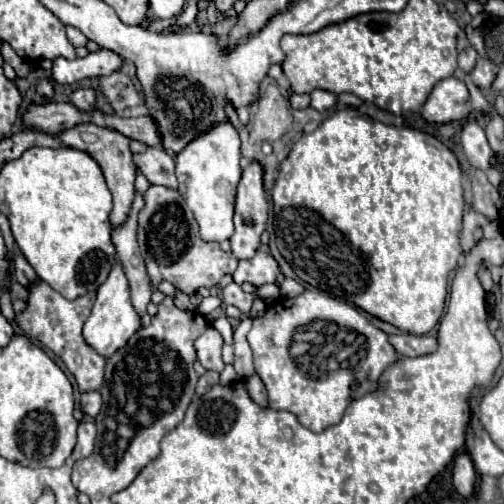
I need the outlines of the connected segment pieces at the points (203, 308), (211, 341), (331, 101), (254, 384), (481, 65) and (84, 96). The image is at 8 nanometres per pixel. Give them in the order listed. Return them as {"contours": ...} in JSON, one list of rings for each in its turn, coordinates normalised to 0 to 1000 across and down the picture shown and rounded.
{"contours":[[[[415,587],[401,593],[401,599],[391,617],[401,625],[413,625],[423,619],[427,613],[438,607],[438,595],[433,589]]],[[[413,647],[409,659],[389,675],[393,714],[409,734],[440,738],[440,730],[444,730],[444,718],[440,718],[440,706],[437,706],[440,687],[444,687],[444,675],[425,647]]],[[[623,179],[615,190],[619,190],[619,206],[615,210],[635,218],[635,222],[671,206],[671,190],[663,183],[651,183],[651,179]]],[[[504,742],[504,746],[488,750],[488,754],[484,754],[484,766],[488,766],[496,790],[500,790],[516,810],[528,810],[528,770],[524,770],[524,758],[516,754],[516,746]]],[[[948,115],[940,139],[933,143],[937,163],[952,175],[952,179],[968,179],[984,155],[984,139],[980,139],[980,123],[972,115]]],[[[151,175],[139,187],[139,202],[163,222],[183,222],[183,218],[190,218],[190,179],[187,175]]]]}

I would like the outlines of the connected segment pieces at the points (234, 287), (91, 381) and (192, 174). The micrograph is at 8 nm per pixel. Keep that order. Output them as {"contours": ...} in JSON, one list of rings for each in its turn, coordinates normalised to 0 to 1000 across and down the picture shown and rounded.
{"contours":[[[[460,558],[460,563],[452,563],[448,571],[440,571],[440,595],[448,605],[464,605],[468,611],[476,611],[482,623],[490,623],[498,611],[480,609],[480,575],[468,560]]],[[[71,552],[56,567],[52,615],[32,619],[32,631],[28,631],[28,639],[44,651],[52,667],[71,671],[75,679],[83,679],[83,687],[99,690],[107,702],[123,710],[131,730],[147,742],[159,778],[194,774],[206,758],[210,710],[198,706],[163,667],[163,647],[167,647],[167,635],[175,631],[175,619],[183,615],[187,591],[190,591],[190,579],[175,579],[151,595],[131,595],[123,583],[103,575],[87,556]]],[[[456,238],[429,242],[373,282],[369,294],[349,306],[349,353],[353,377],[397,448],[397,468],[413,480],[452,476],[464,464],[460,425],[476,357],[476,270],[464,246]]]]}

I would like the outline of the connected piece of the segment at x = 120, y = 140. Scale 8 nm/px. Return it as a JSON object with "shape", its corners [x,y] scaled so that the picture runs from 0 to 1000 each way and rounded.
{"shape":[[[163,242],[163,246],[151,246],[143,258],[127,258],[119,270],[115,270],[131,290],[143,290],[143,294],[155,294],[155,298],[171,298],[202,333],[206,341],[206,353],[210,353],[210,365],[214,365],[214,377],[222,381],[222,397],[226,397],[226,413],[222,413],[222,425],[218,425],[218,440],[222,448],[238,448],[246,437],[250,437],[250,421],[254,421],[254,405],[262,401],[262,389],[266,389],[266,353],[270,353],[270,329],[266,329],[266,317],[262,317],[262,302],[254,294],[254,274],[214,250],[190,250],[183,242]]]}

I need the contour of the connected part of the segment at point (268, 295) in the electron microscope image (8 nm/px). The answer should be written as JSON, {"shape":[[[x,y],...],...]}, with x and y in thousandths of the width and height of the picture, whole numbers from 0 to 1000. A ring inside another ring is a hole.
{"shape":[[[524,563],[508,575],[512,583],[516,583],[516,591],[524,591],[524,595],[544,595],[544,591],[554,591],[556,587],[556,571],[552,571],[552,563]]]}

